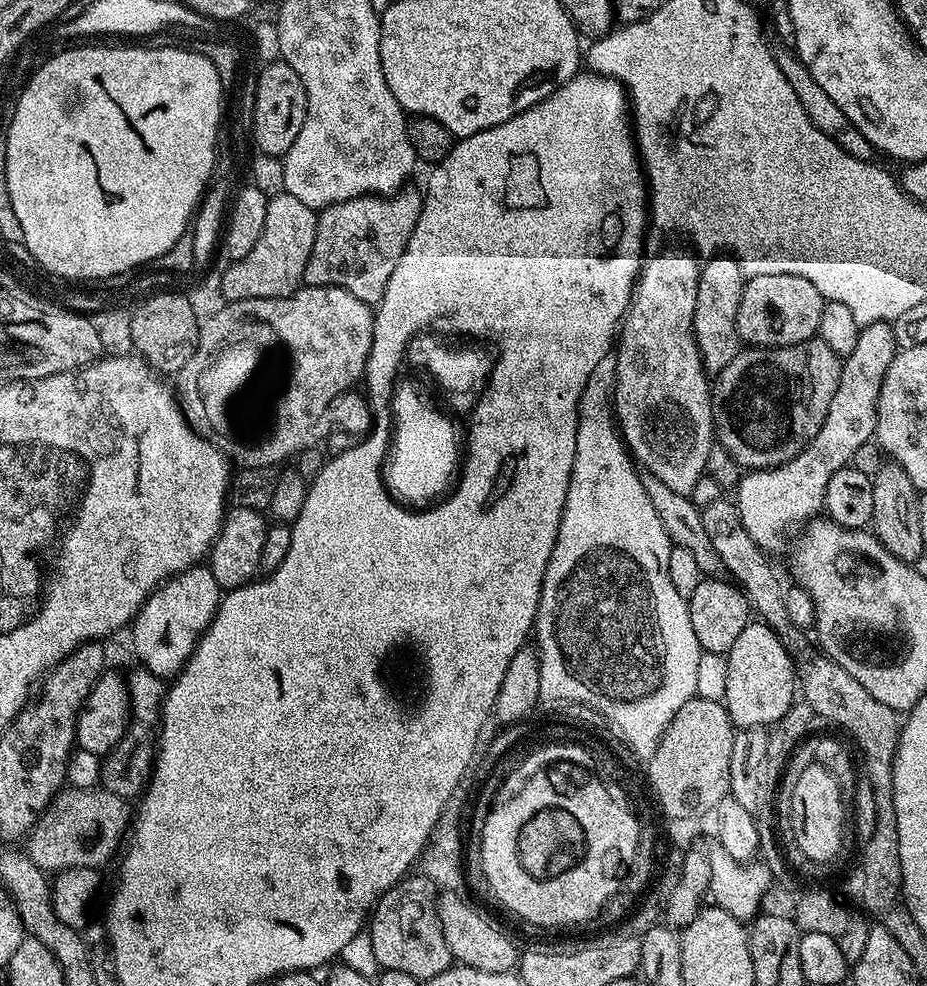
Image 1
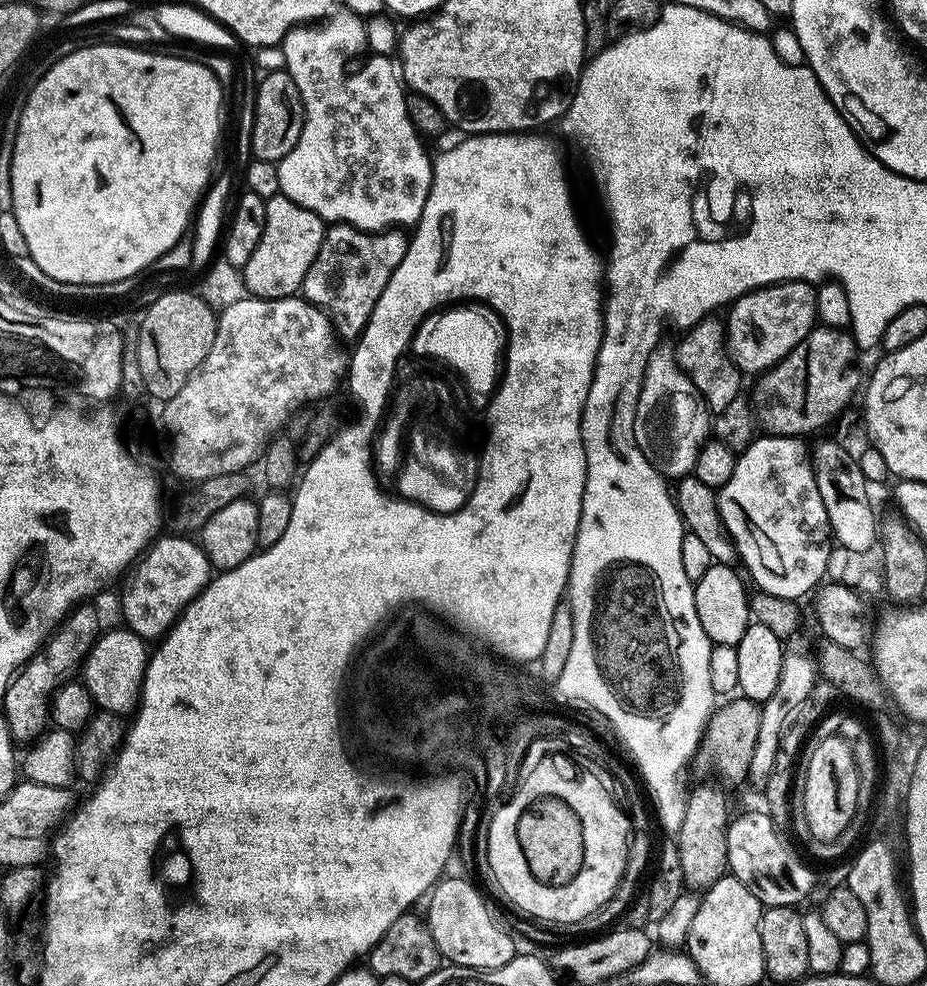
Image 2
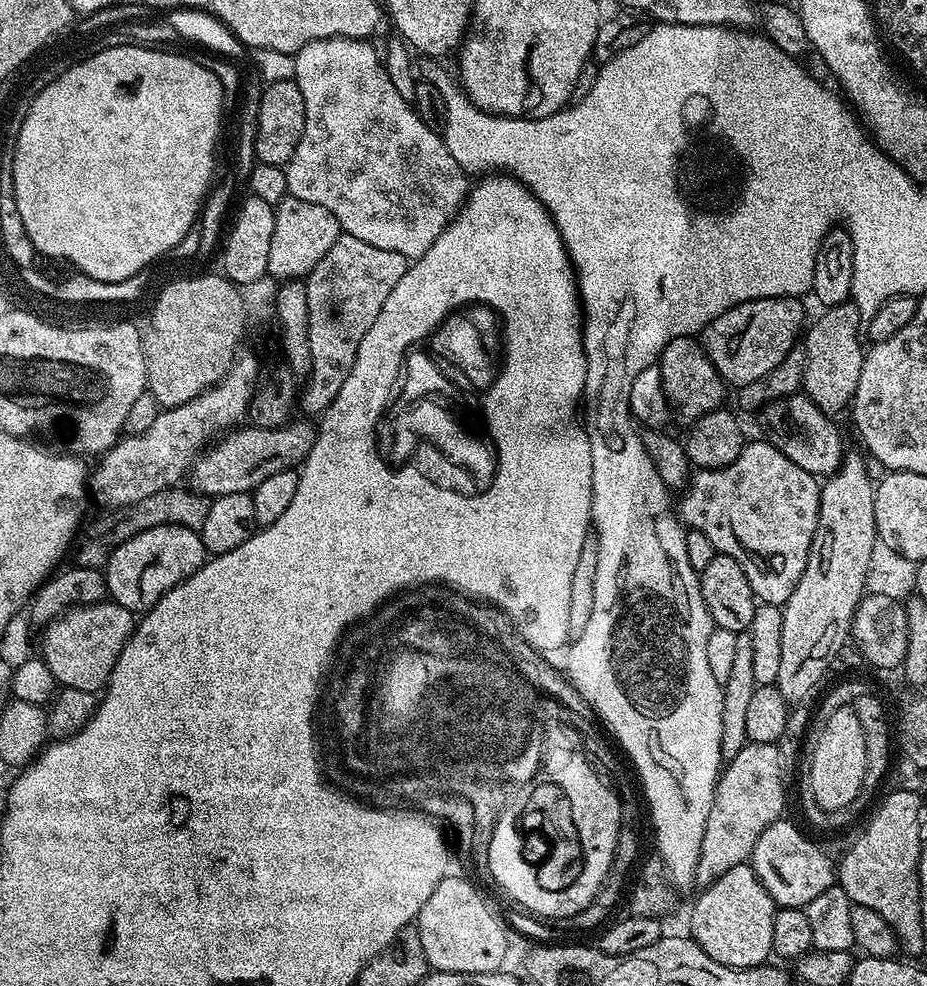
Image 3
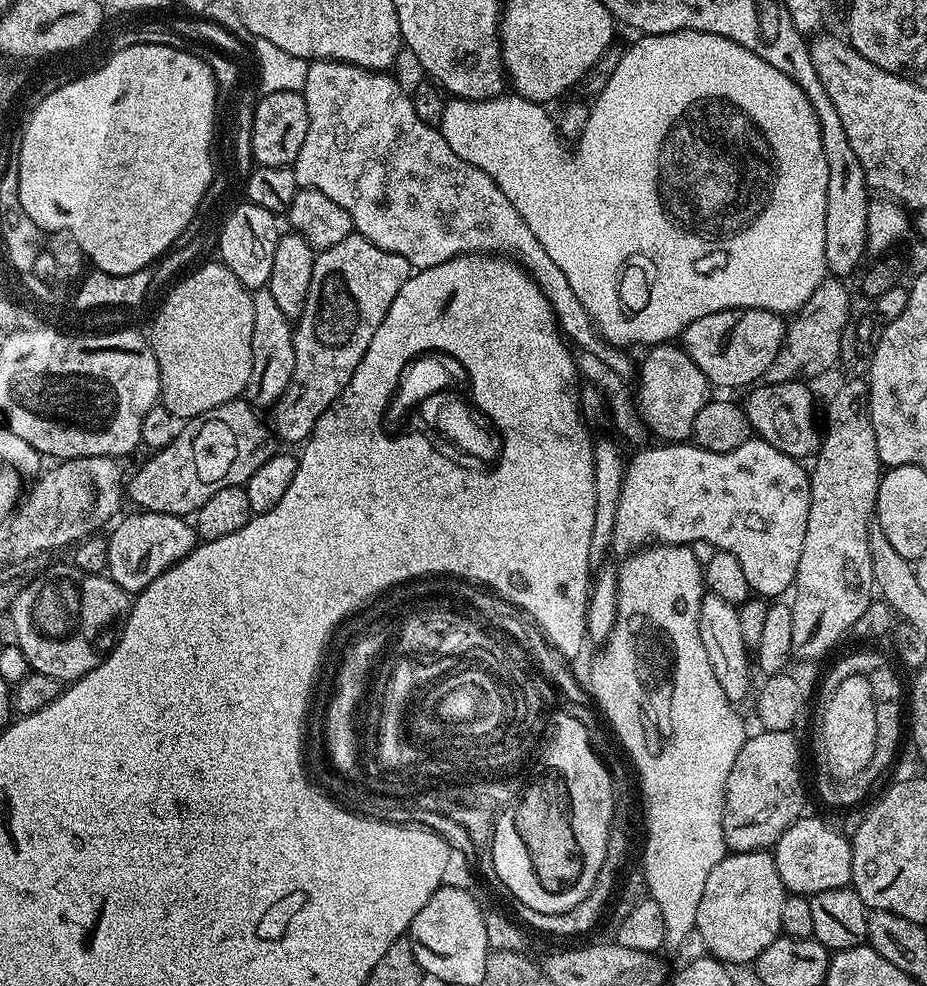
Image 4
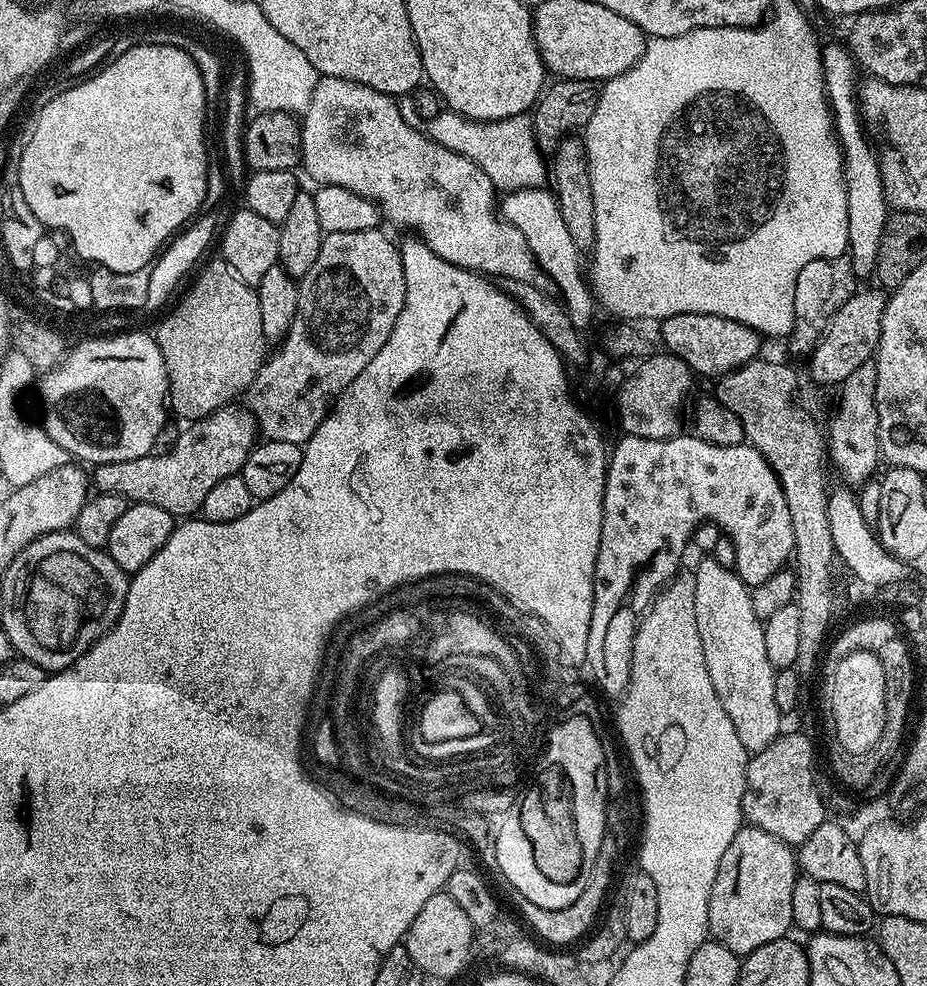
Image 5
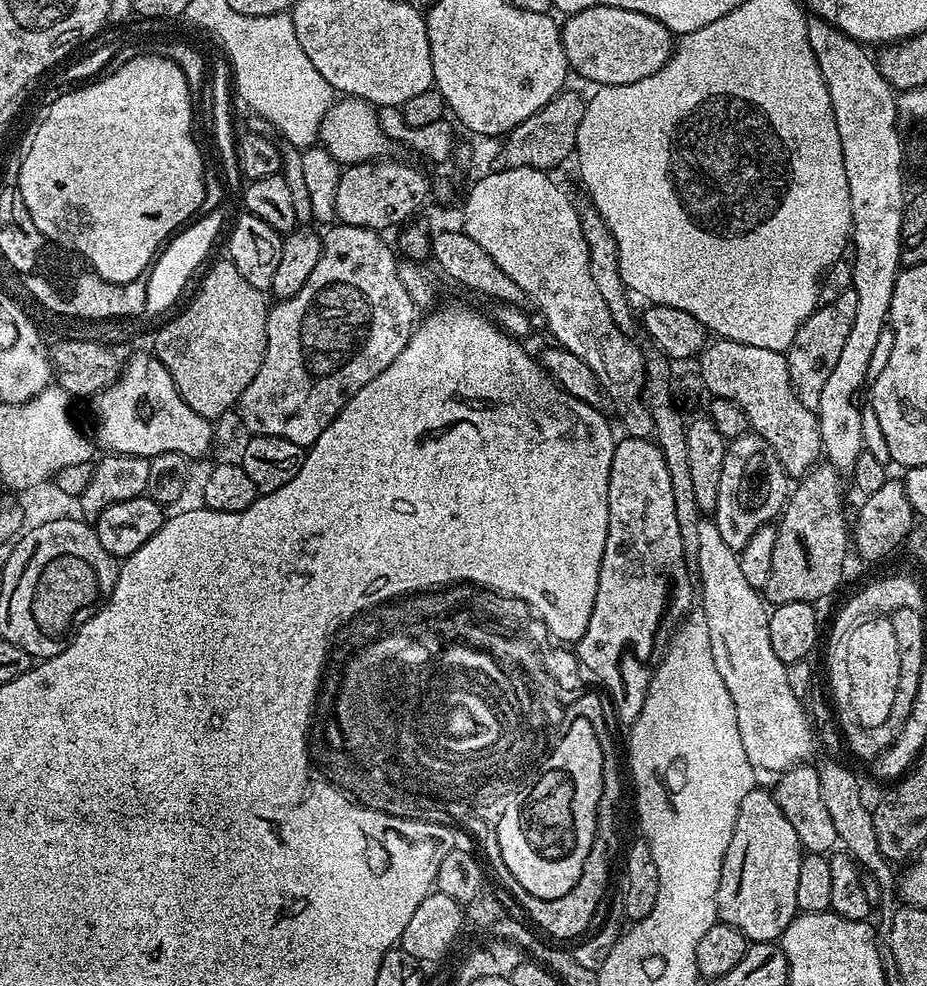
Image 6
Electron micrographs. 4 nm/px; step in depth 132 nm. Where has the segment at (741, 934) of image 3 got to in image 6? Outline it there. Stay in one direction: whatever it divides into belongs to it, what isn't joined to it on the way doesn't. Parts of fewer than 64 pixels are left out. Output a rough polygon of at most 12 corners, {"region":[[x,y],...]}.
{"region":[[775,795],[742,798],[719,923],[776,942],[798,915],[802,849]]}

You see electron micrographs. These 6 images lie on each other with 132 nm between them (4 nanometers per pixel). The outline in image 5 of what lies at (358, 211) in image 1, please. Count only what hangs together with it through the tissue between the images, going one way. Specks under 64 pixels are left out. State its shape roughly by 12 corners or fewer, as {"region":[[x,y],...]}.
{"region":[[329,232],[246,393],[307,444],[406,302],[397,241]]}

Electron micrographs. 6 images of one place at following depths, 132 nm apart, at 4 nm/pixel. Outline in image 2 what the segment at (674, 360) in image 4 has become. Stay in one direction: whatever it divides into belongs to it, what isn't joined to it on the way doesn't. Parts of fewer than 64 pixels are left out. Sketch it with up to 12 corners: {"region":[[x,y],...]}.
{"region":[[705,318],[674,351],[709,413],[741,395],[726,328]]}

